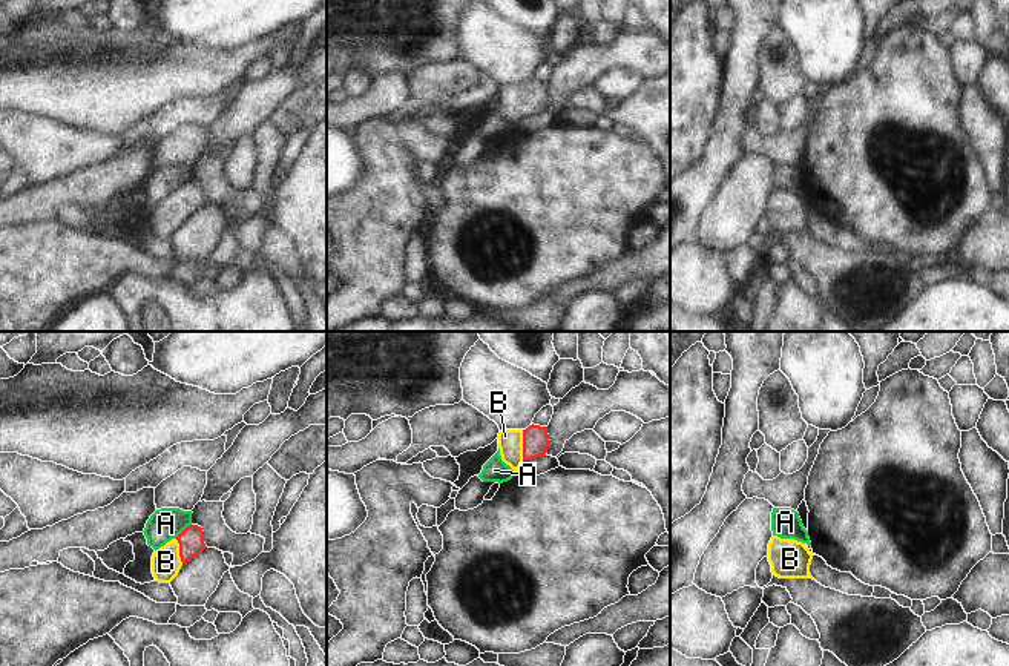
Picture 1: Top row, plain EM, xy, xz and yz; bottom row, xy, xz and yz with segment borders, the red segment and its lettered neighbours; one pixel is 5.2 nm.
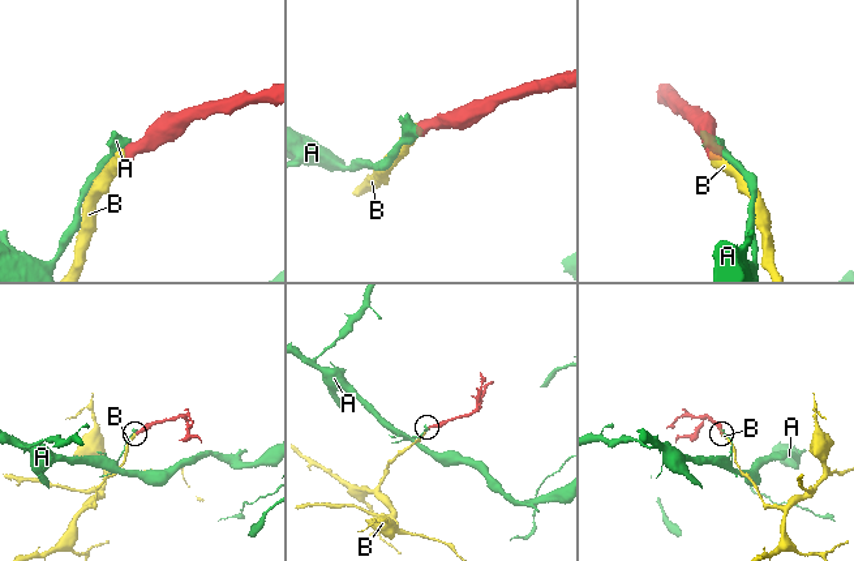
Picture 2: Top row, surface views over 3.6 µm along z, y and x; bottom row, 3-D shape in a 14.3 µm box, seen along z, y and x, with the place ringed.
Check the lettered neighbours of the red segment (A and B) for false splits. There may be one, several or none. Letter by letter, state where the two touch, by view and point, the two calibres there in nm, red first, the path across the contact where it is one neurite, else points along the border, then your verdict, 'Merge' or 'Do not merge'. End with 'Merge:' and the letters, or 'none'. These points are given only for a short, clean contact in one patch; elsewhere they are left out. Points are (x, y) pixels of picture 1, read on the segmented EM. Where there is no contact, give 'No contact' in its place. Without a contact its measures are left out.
A: Touches red at xy (184, 530). Thickness 130 nm (red) against 170 nm. Boundary: xy (190, 524), (175, 537). Do not merge
B: Touches red at xz (523, 445). Thickness 140 nm (red) against 130 nm. Path across: xz (535, 441), (523, 445), (516, 445), (509, 441). Merge
Merge: B

